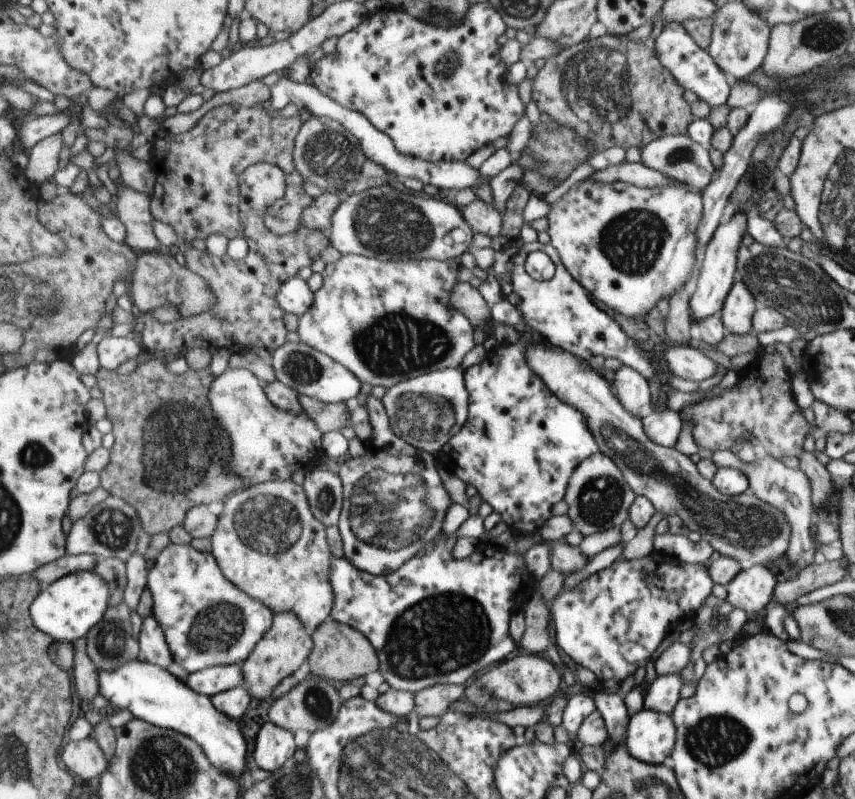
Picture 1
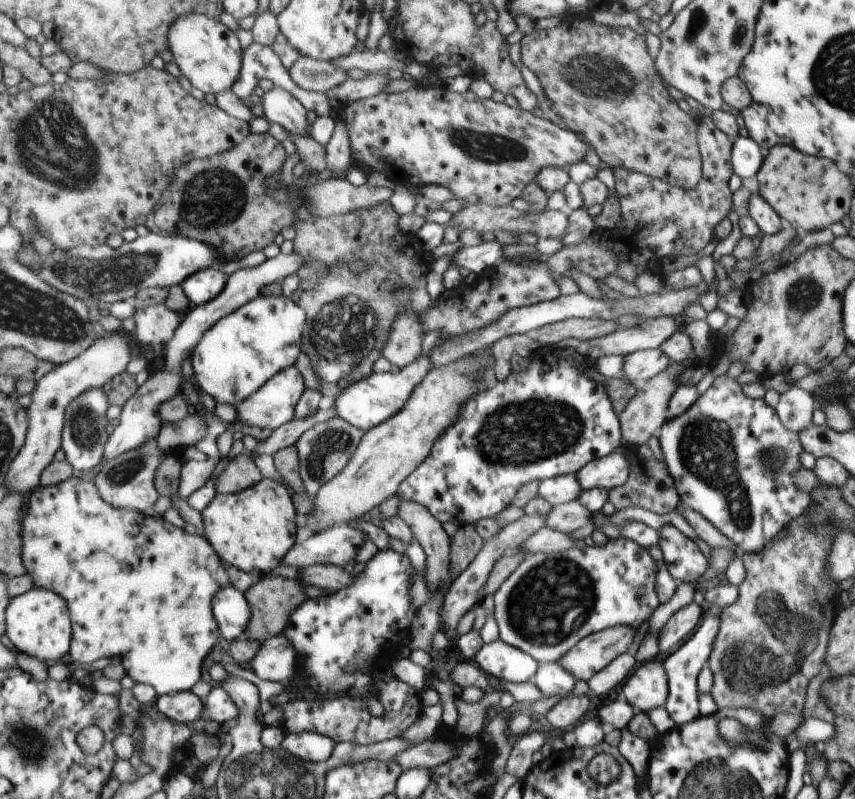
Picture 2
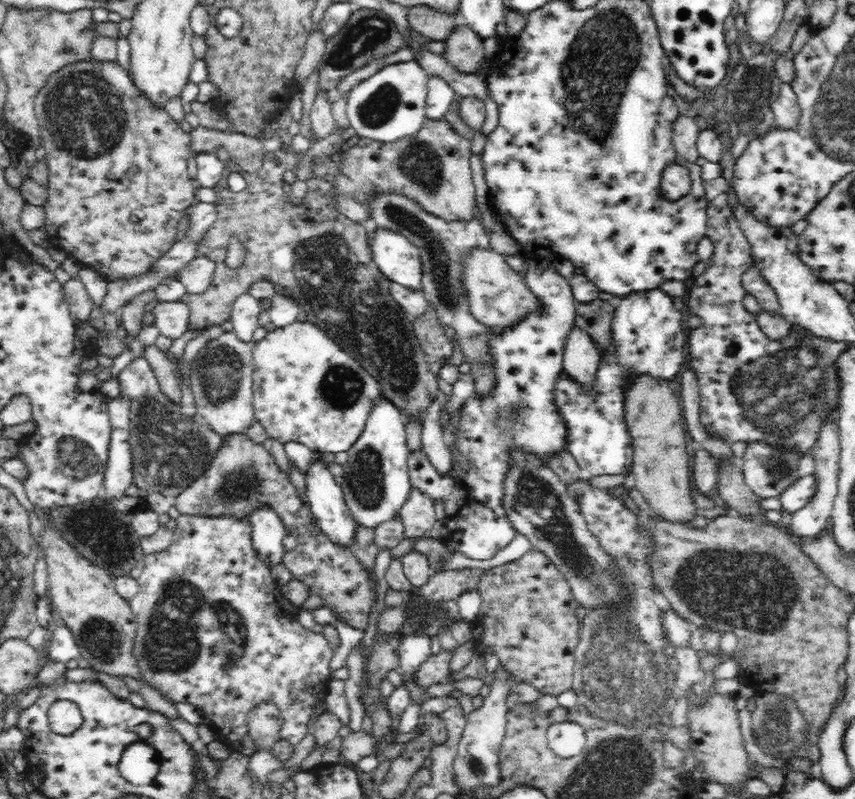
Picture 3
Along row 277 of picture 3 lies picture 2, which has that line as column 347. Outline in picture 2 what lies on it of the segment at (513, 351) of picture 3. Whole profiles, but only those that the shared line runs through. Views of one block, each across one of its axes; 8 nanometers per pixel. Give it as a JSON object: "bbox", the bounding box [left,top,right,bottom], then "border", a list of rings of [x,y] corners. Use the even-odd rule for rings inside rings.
{"bbox":[283,522,368,569],"border":[[[340,522],[333,528],[318,531],[304,544],[294,546],[283,560],[284,565],[298,569],[318,564],[346,566],[354,560],[356,550],[363,546],[368,536],[354,530],[348,522]]]}

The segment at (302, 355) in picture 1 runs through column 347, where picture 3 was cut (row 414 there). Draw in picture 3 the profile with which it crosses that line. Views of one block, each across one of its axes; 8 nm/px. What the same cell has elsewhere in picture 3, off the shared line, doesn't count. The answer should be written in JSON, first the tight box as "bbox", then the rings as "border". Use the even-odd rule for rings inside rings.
{"bbox":[341,393,412,526],"border":[[[378,393],[369,400],[369,409],[365,418],[365,425],[362,432],[354,441],[354,444],[347,450],[347,462],[343,464],[343,476],[341,485],[344,490],[346,505],[350,507],[354,520],[362,521],[366,525],[373,526],[378,521],[387,519],[392,513],[398,511],[403,500],[406,498],[407,491],[412,488],[407,467],[407,434],[406,422],[402,421],[401,410],[382,393]]]}

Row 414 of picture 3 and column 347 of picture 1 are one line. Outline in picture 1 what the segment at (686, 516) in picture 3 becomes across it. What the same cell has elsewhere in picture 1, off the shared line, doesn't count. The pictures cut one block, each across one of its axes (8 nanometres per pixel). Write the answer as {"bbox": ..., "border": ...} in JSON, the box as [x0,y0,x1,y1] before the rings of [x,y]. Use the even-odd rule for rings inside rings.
{"bbox":[309,619,379,685],"border":[[[334,619],[326,621],[316,632],[312,632],[315,638],[315,649],[309,658],[311,672],[318,677],[328,679],[337,685],[345,683],[359,683],[368,678],[368,674],[376,674],[379,670],[379,656],[367,638],[355,627],[338,622]]]}

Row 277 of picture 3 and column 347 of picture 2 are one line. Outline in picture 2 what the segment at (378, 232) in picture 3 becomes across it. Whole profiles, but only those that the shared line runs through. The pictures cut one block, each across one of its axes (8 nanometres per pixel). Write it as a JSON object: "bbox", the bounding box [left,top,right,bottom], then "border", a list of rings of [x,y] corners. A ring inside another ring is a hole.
{"bbox":[332,330,440,432],"border":[[[435,330],[426,333],[421,344],[421,354],[410,365],[388,373],[372,372],[368,377],[350,384],[347,390],[342,391],[336,400],[332,401],[335,402],[339,417],[347,419],[348,423],[365,432],[375,429],[376,426],[388,421],[388,418],[395,417],[407,404],[412,390],[423,382],[424,376],[433,368],[430,353],[440,341],[440,332]]]}

